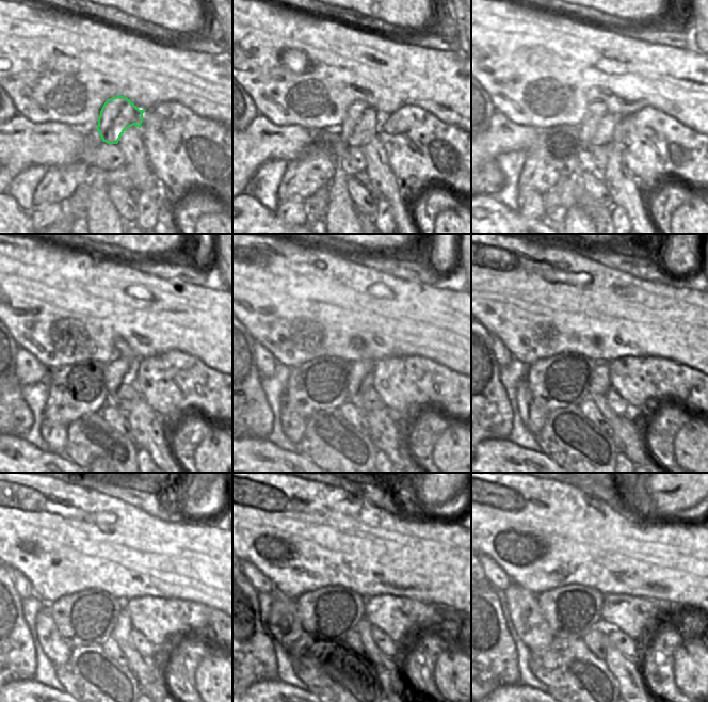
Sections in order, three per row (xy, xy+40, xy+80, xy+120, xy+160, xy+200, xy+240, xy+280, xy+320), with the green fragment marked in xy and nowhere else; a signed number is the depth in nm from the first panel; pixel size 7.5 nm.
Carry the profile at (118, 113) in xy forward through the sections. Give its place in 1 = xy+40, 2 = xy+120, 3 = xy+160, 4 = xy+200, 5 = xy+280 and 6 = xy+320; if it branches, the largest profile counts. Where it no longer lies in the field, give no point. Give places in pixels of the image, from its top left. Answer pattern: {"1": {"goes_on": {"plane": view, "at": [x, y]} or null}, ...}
{"1": {"goes_on": {"plane": "xy+40", "at": [361, 122]}}, "2": {"goes_on": {"plane": "xy+120", "at": [123, 371]}}, "3": {"goes_on": {"plane": "xy+160", "at": [360, 373]}}, "4": {"goes_on": {"plane": "xy+200", "at": [599, 384]}}, "5": {"goes_on": {"plane": "xy+280", "at": [387, 671]}}, "6": {"goes_on": {"plane": "xy+320", "at": [626, 671]}}}

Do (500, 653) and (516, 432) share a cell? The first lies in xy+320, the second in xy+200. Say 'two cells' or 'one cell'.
two cells

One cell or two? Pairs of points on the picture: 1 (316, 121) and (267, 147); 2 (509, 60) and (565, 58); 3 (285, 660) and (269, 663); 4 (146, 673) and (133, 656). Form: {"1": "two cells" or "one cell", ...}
{"1": "two cells", "2": "one cell", "3": "two cells", "4": "one cell"}

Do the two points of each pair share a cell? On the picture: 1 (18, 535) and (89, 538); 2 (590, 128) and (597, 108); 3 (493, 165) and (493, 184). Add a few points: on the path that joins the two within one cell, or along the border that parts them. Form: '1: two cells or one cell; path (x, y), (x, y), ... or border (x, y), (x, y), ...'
1: one cell; path (35, 535), (59, 535), (63, 538), (71, 538)
2: one cell; path (595, 123), (597, 121), (597, 113)
3: one cell; path (493, 170), (493, 179)

